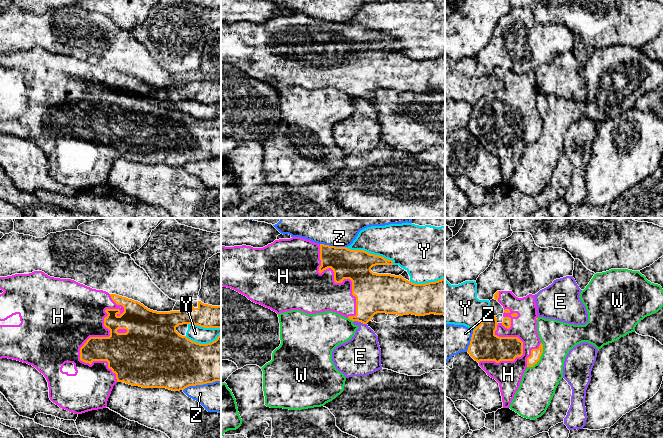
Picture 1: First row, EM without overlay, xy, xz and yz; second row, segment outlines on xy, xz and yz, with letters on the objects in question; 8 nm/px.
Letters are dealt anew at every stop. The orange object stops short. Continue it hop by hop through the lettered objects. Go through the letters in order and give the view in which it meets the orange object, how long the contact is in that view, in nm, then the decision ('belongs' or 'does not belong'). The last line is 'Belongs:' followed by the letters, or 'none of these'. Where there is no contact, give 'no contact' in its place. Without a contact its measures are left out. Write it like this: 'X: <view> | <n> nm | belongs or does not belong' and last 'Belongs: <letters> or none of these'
E: xz | 110 nm | does not belong
H: xy | 700 nm | belongs
W: yz | 240 nm | does not belong
Y: xz | 420 nm | does not belong
Z: xy | 320 nm | does not belong
Belongs: H

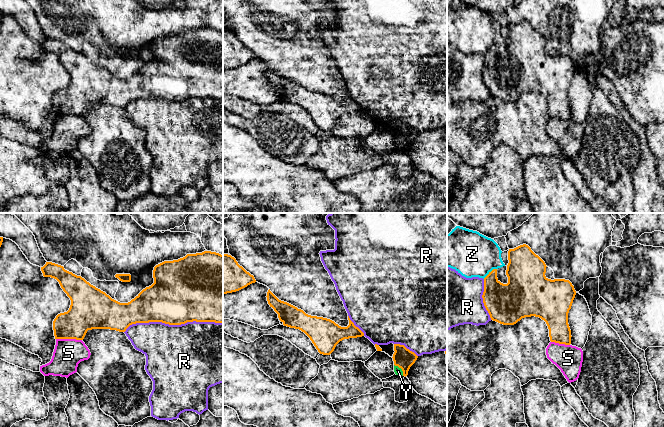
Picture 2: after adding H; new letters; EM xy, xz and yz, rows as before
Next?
R: xy | 800 nm | does not belong
S: xy | 200 nm | does not belong
Y: xz | 120 nm | does not belong
Z: yz | 140 nm | does not belong
Belongs: none of these

